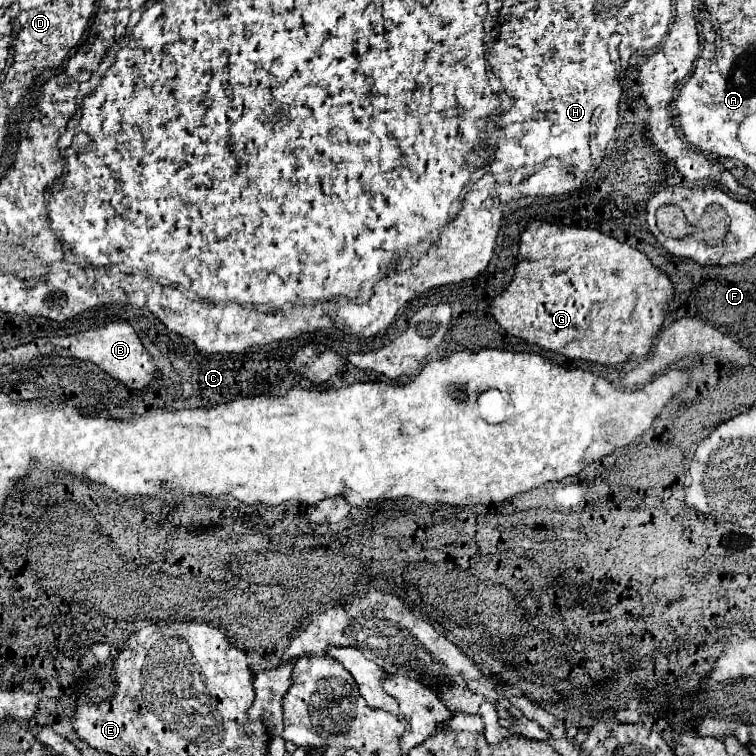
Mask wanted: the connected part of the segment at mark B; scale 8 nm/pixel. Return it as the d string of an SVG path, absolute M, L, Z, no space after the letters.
M111 321L105 327L89 329L83 333L75 333L69 337L53 337L53 339L37 339L29 345L19 345L17 355L11 355L13 361L23 363L31 357L39 355L65 355L65 357L77 357L83 361L97 363L103 371L107 371L117 381L123 381L129 389L143 389L149 385L149 381L155 375L155 363L153 357L143 347L139 335L133 331L133 327L127 321Z

